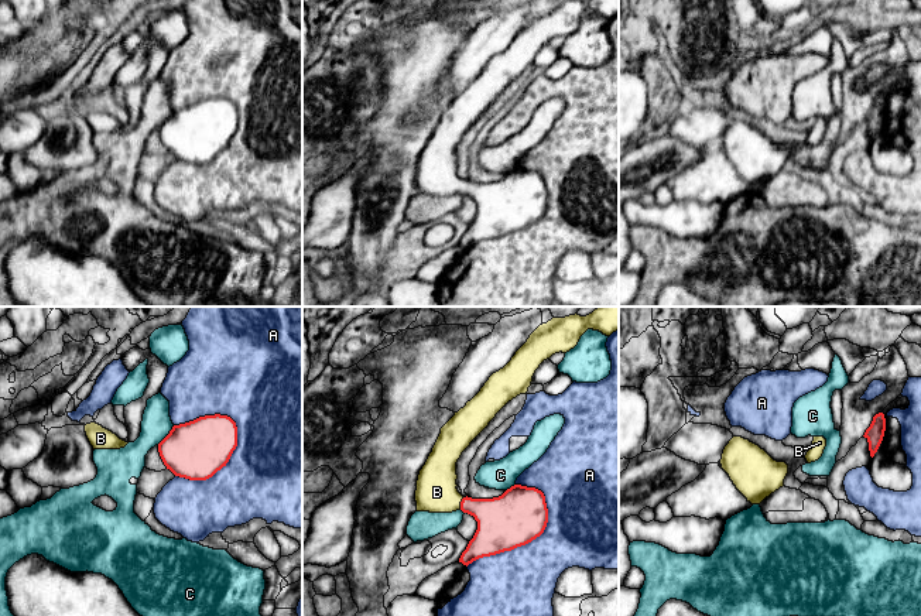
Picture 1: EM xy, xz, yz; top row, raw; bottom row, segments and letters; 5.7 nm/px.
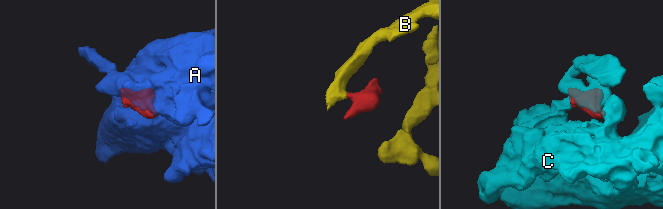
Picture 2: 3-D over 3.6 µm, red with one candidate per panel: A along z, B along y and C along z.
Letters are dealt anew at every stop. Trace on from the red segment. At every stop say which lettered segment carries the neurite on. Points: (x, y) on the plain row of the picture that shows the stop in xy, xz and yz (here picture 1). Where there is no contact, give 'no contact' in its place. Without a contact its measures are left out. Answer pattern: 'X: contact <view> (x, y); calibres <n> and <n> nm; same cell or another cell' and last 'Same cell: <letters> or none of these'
A: contact xy (223, 149); calibres 340 and 460 nm; another cell
B: contact xz (461, 187); calibres 280 and 220 nm; same cell
C: contact xy (167, 119); calibres 340 and 170 nm; another cell
Same cell: B

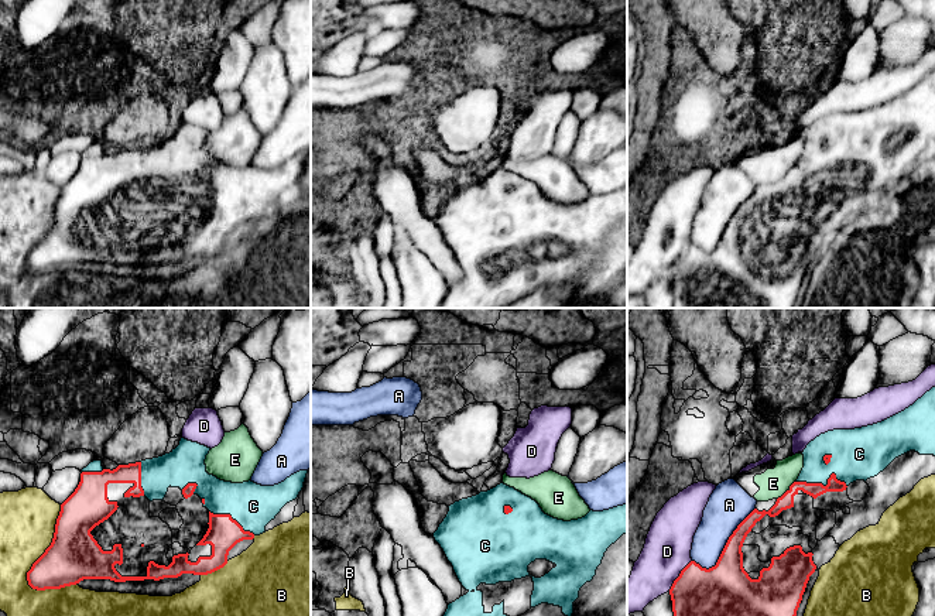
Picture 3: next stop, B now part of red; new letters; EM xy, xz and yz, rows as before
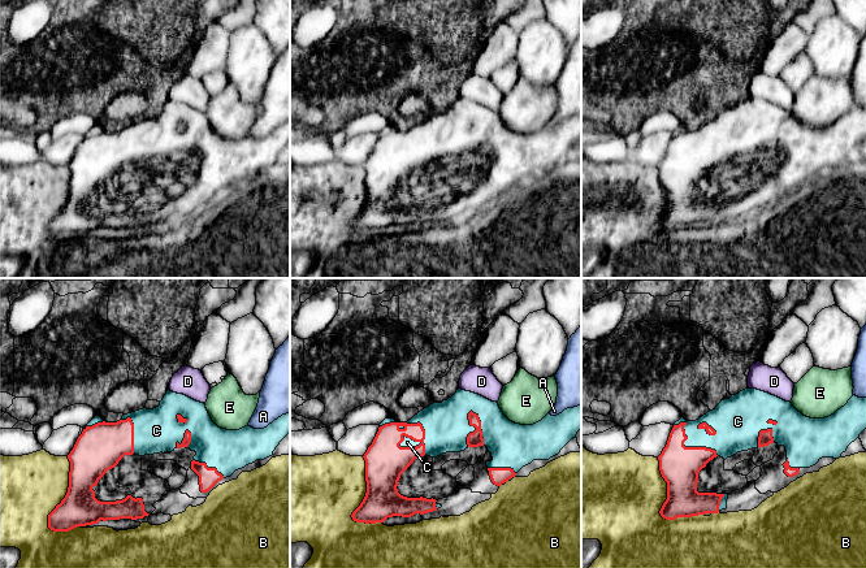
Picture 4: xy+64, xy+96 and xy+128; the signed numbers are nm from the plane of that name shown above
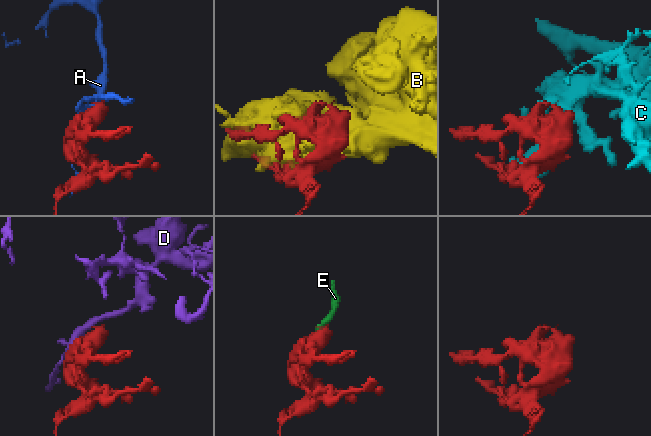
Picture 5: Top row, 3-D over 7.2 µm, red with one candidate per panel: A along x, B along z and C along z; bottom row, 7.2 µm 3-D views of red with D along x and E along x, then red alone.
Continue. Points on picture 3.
A: contact yz (725, 230); calibres 320 and 240 nm; another cell
B: contact xy (47, 232); calibres 300 and 320 nm; another cell
C: contact yz (826, 168); calibres 80 and 300 nm; same cell
D: contact yz (680, 259); calibres 440 and 280 nm; another cell
E: contact yz (787, 174); calibres 80 and 170 nm; another cell
Same cell: C

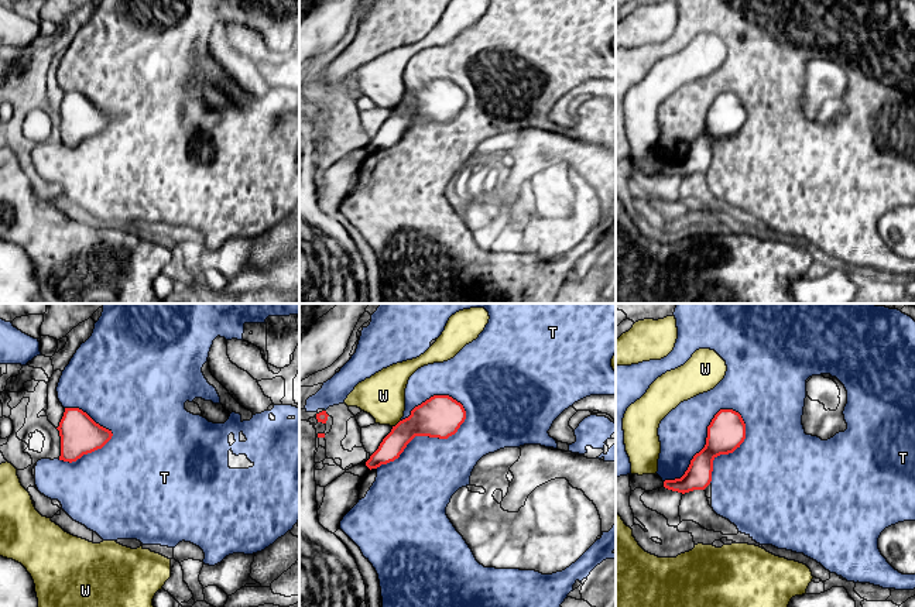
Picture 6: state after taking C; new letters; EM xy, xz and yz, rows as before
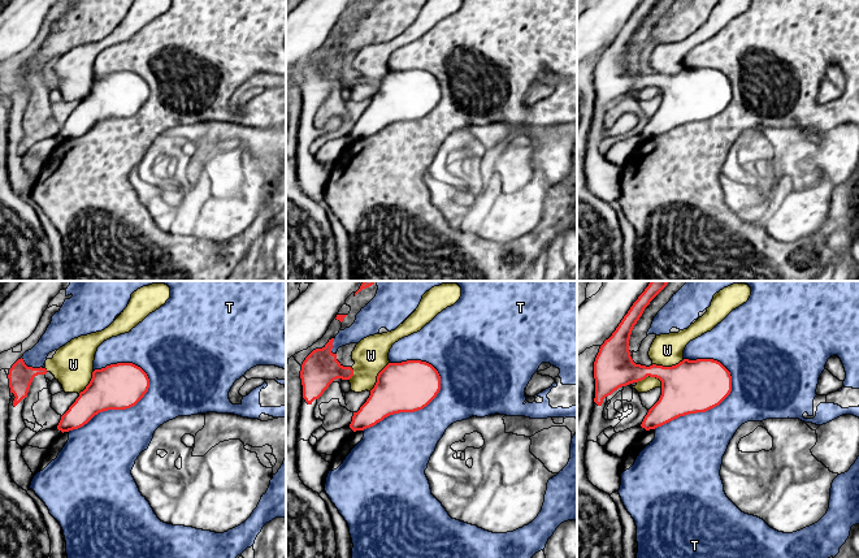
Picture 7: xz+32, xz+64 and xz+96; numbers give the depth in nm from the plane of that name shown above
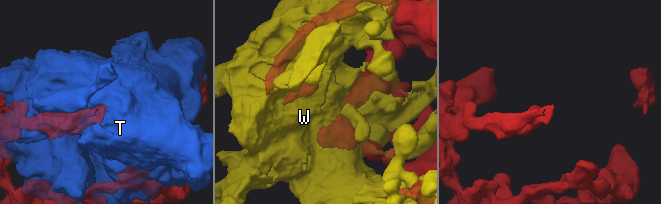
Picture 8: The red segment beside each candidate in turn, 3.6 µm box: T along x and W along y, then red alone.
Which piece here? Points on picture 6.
T: contact yz (706, 124); calibres 220 and 280 nm; another cell
W: contact xz (397, 107); calibres 240 and 260 nm; another cell
Same cell: none of these

